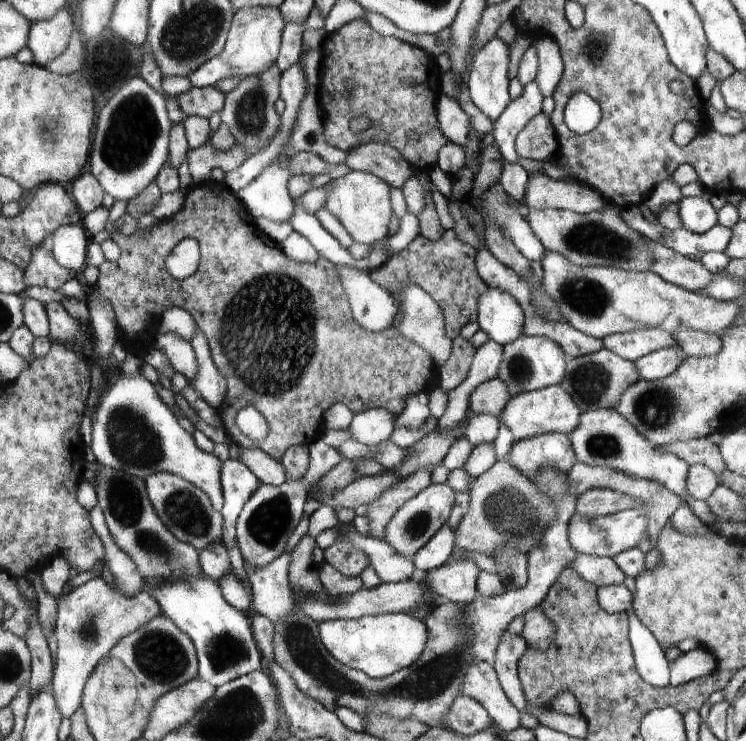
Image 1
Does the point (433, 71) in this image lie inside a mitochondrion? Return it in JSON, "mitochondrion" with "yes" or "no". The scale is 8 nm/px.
{"mitochondrion":"no"}

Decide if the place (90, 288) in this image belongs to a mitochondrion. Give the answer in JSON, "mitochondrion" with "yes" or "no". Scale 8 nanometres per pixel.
{"mitochondrion":"no"}

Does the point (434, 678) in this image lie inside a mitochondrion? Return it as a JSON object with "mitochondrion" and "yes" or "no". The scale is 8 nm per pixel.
{"mitochondrion":"yes"}

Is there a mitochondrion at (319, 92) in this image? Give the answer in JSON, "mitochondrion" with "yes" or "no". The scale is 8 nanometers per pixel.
{"mitochondrion":"no"}

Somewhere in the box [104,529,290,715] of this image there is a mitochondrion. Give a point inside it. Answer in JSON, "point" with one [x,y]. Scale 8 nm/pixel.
{"point":[157,655]}

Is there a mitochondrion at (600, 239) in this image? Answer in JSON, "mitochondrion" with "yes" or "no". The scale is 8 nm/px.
{"mitochondrion":"yes"}

